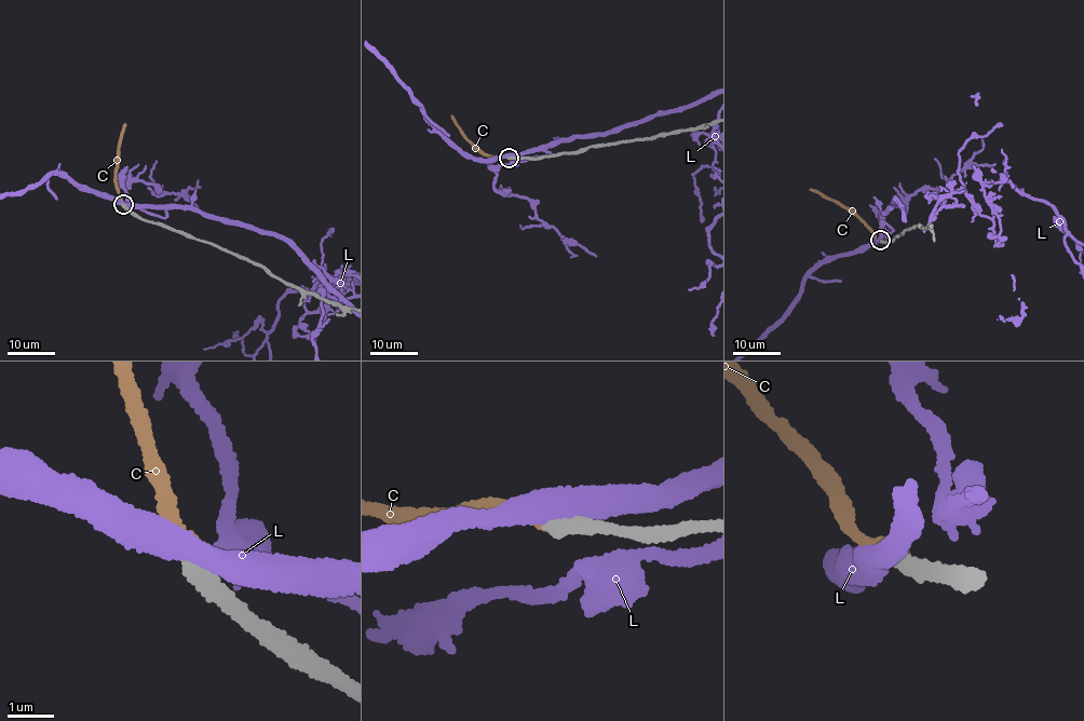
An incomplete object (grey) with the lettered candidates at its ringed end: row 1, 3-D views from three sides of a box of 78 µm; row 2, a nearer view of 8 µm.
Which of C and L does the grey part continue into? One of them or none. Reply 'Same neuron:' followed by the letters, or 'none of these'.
Same neuron: C

